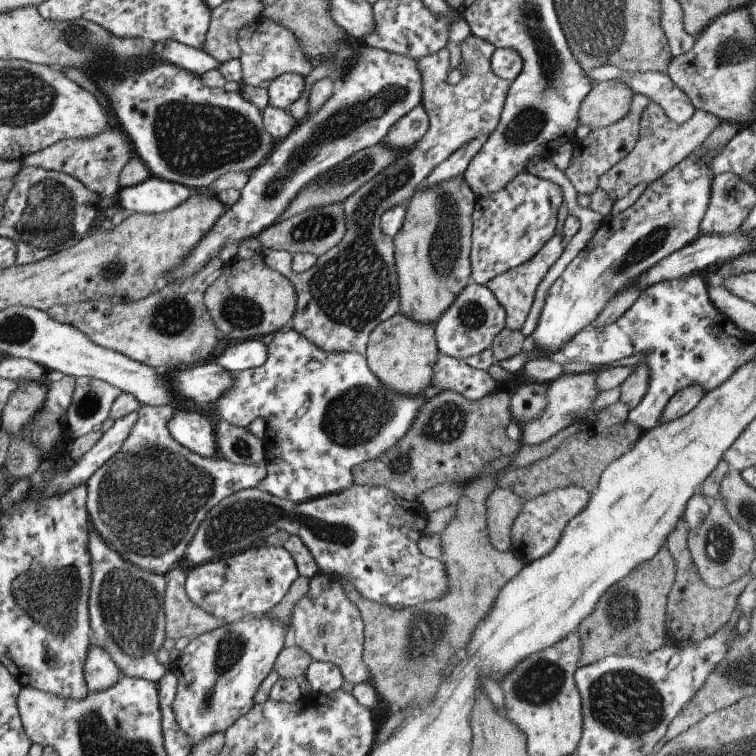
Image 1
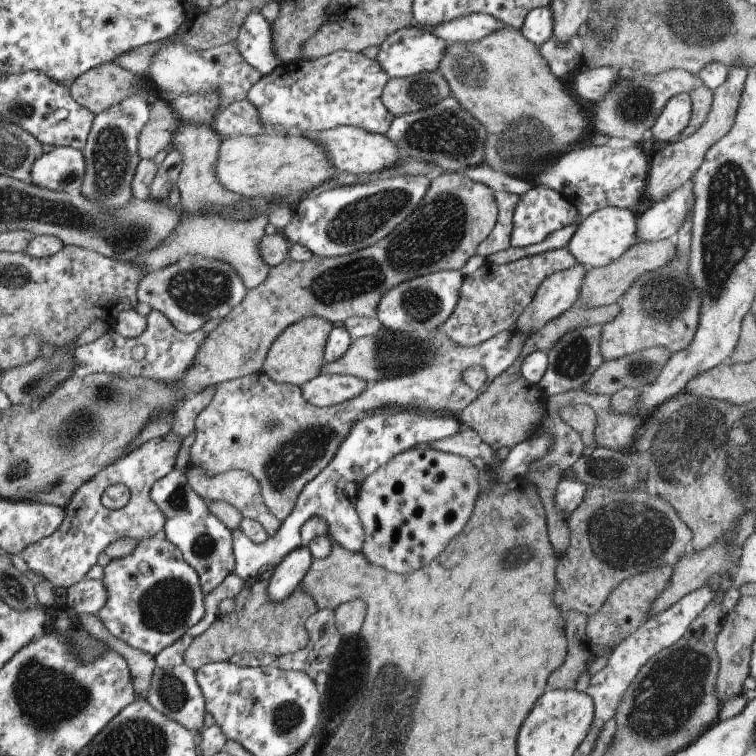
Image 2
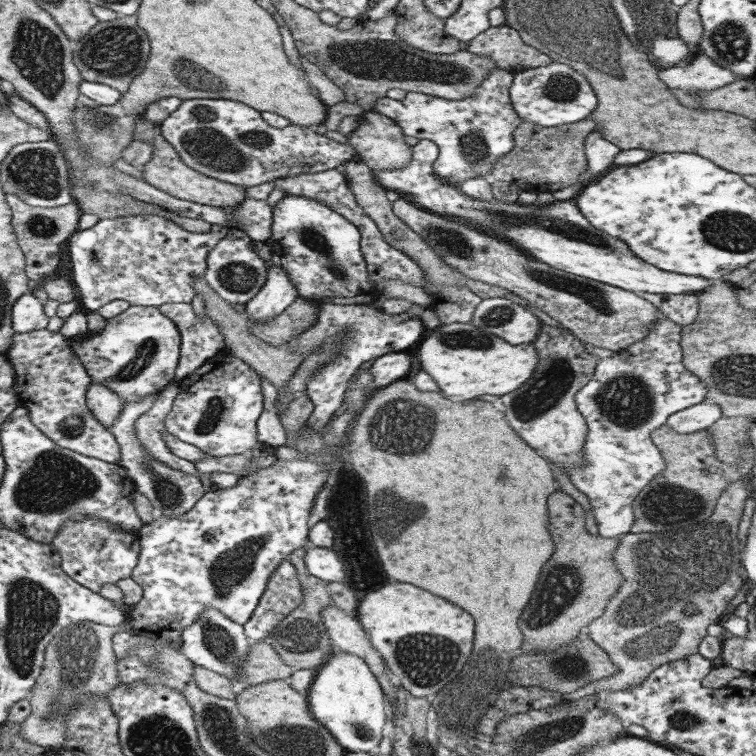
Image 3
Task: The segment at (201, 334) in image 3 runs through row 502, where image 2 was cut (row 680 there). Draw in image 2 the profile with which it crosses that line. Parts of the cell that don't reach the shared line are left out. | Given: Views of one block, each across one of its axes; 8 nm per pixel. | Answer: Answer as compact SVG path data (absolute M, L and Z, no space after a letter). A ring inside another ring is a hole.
M184 663L167 669L155 667L146 700L190 732L198 734L204 728L205 698L195 679L195 670Z

